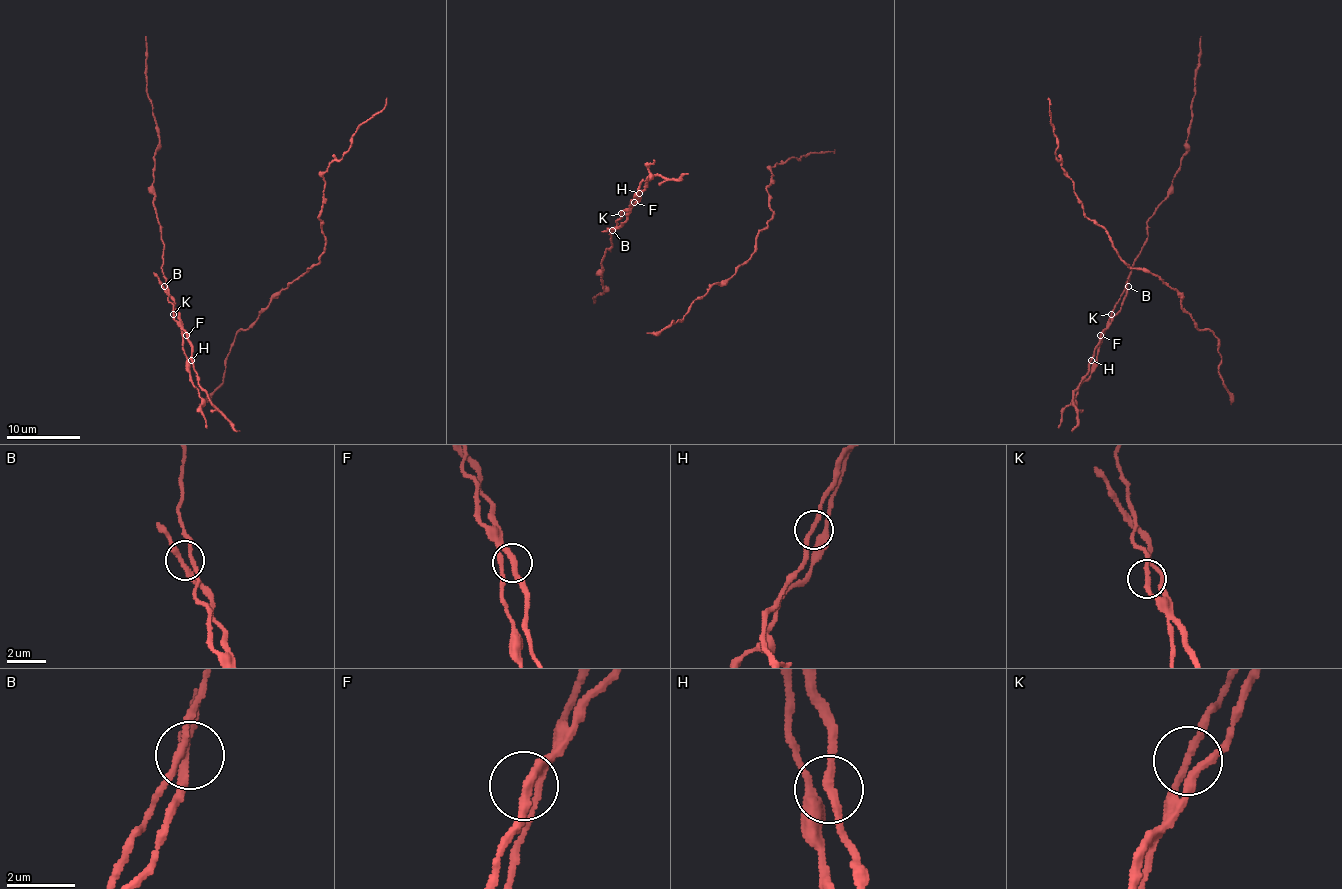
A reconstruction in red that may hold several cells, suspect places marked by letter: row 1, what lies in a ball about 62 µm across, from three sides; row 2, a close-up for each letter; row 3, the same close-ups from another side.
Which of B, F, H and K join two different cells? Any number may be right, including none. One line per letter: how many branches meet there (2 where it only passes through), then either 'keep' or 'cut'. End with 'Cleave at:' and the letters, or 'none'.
B: 3 branches meet; keep
F: 3 branches meet; keep
H: 4 branches meet; keep
K: 2 branches meet; keep
Cleave at: none

